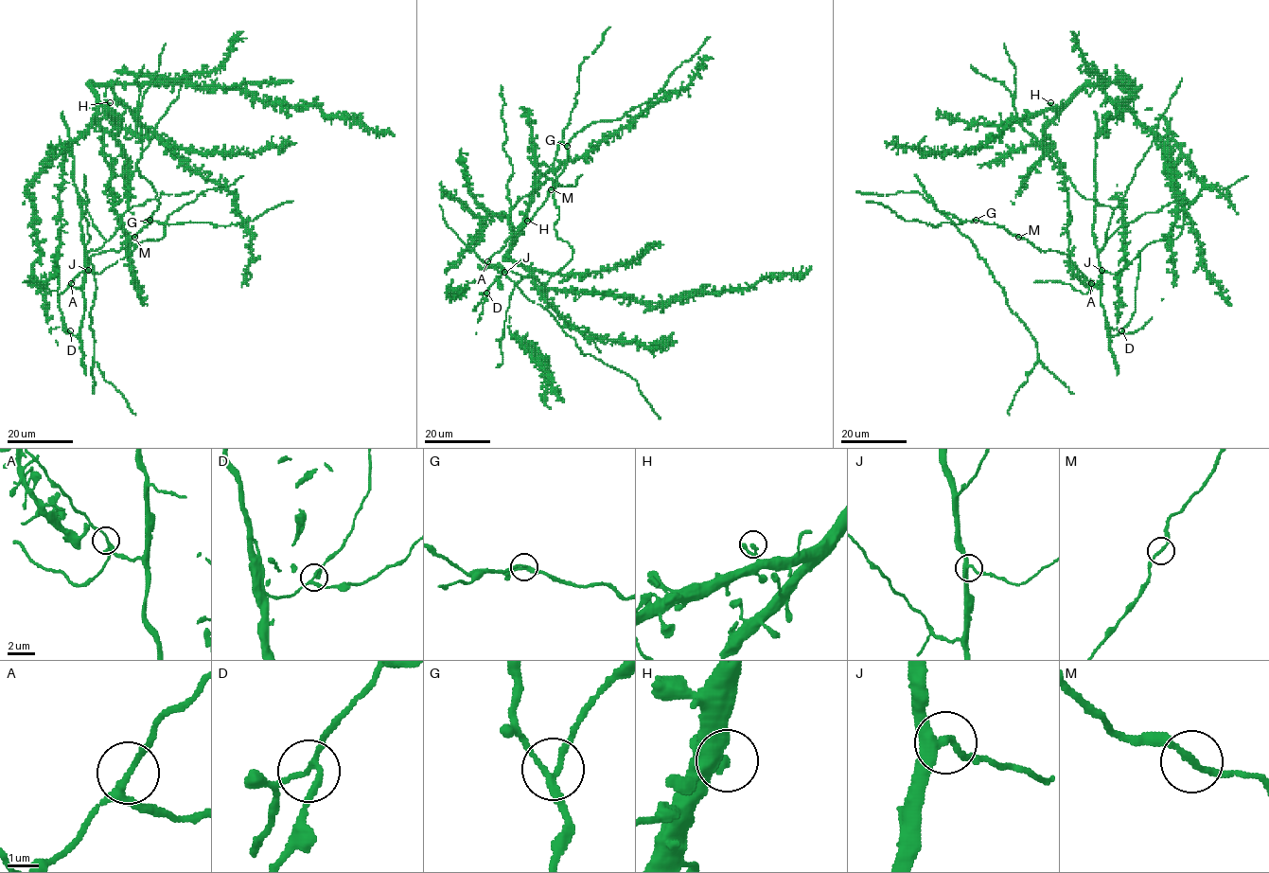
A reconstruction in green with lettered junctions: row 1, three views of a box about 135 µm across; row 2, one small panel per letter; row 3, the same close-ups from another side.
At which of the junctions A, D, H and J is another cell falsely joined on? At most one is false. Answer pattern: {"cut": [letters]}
{"cut": []}

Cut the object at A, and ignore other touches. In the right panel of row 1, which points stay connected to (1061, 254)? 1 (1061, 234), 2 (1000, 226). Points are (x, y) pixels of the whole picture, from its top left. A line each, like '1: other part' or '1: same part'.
1: other part
2: same part

